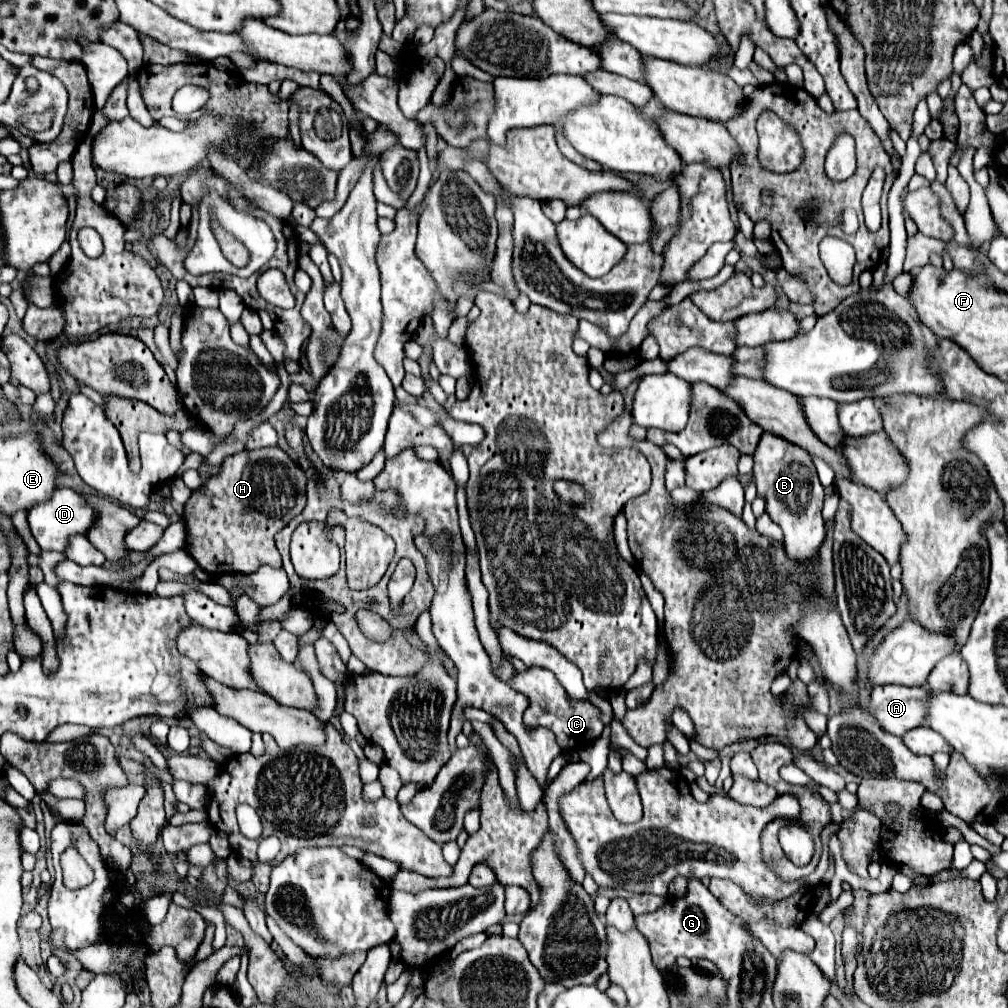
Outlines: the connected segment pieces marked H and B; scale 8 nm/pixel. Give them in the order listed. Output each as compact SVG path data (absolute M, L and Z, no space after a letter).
M280 447L242 451L232 457L226 457L220 473L210 477L202 489L192 491L192 497L184 507L186 507L184 521L188 529L186 549L206 573L214 577L224 573L244 575L244 573L254 573L260 565L270 565L280 569L282 557L278 553L274 535L280 529L284 529L306 507L306 477L304 471Z
M764 433L754 453L752 471L758 495L766 501L766 513L784 531L786 555L802 565L812 563L818 557L818 551L826 539L826 527L820 515L824 503L824 489L818 481L816 469L808 453L778 435Z

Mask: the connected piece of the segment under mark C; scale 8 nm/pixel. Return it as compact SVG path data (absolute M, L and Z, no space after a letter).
M528 667L524 673L516 671L516 675L510 677L508 683L512 689L524 693L530 699L530 707L528 707L528 717L524 719L528 727L548 727L550 731L554 731L560 747L564 751L574 751L574 749L584 749L588 743L592 743L594 739L598 739L598 735L602 733L604 725L600 721L602 711L588 703L588 701L576 701L572 699L566 689L558 683L558 679L552 675L552 671L542 669L542 667Z

